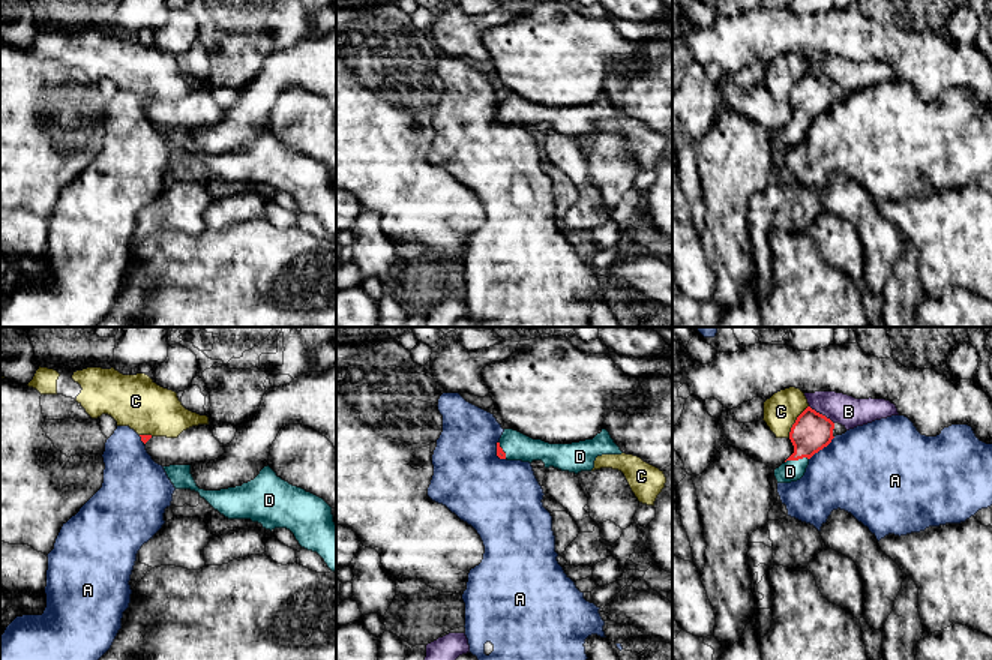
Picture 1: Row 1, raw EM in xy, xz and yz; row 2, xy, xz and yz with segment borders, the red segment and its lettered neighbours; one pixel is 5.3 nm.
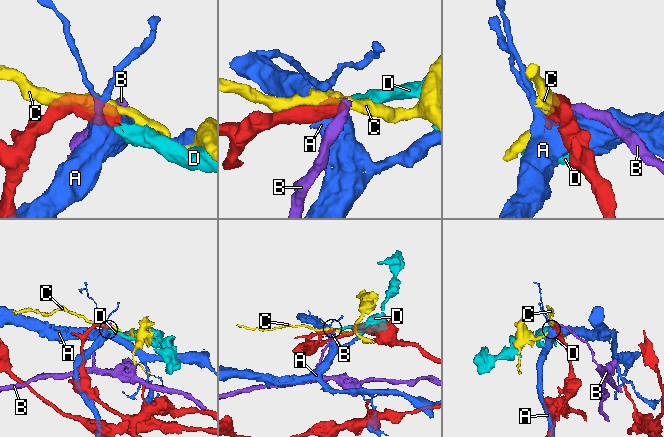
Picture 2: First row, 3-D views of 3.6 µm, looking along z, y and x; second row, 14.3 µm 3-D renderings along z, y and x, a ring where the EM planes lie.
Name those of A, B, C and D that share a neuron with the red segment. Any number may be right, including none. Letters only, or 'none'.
D

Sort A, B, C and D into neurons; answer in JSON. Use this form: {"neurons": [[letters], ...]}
{"neurons": [["A"], ["B"], ["C"], ["D"]]}

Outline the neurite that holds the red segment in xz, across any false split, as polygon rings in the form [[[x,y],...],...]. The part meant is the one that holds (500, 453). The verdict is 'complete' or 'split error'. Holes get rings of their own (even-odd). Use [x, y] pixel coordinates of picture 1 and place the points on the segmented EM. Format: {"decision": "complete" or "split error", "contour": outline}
{"decision": "split error", "contour": [[[504,429],[497,442],[497,456],[500,459],[530,464],[542,460],[545,468],[554,466],[575,474],[591,471],[597,456],[621,453],[606,429],[602,429],[593,440],[572,444],[549,444],[542,440],[533,440],[518,430]]]}

